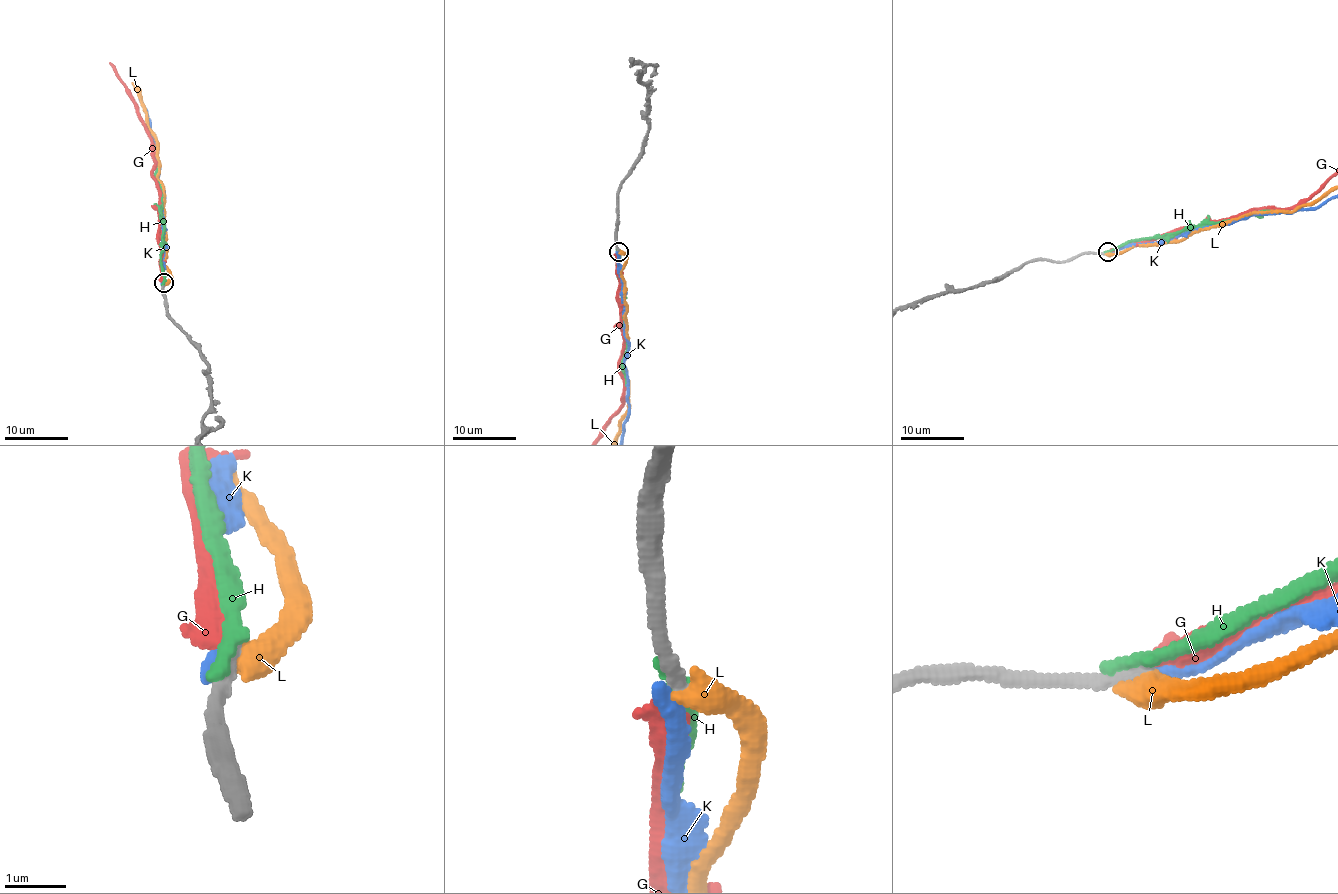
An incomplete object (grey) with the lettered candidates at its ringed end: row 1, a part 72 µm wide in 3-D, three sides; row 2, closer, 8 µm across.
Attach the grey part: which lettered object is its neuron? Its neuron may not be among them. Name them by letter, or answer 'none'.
none

